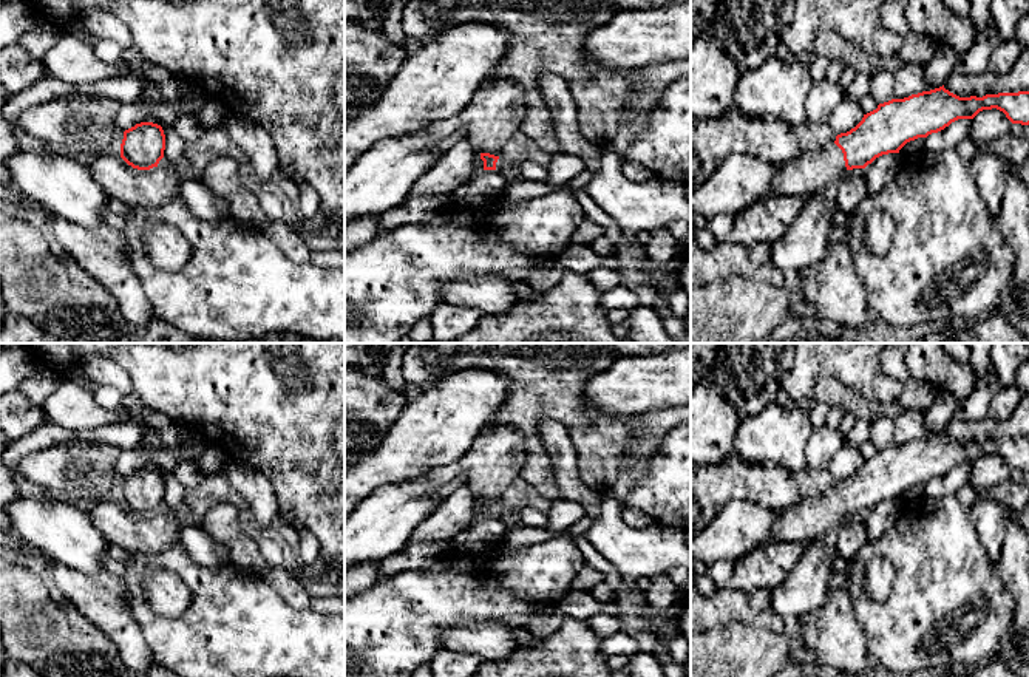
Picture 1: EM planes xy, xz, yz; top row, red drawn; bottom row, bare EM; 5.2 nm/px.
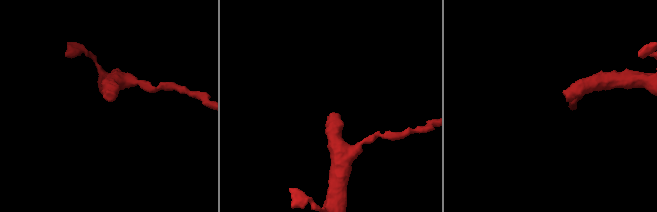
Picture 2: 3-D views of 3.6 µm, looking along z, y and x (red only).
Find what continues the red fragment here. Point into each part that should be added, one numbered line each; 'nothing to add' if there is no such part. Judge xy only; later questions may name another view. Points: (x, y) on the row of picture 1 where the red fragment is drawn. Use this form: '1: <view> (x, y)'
nothing to add

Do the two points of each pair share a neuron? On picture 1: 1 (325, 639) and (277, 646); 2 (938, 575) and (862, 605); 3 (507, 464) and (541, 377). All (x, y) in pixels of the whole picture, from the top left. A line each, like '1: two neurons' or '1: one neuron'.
1: one neuron
2: one neuron
3: two neurons

